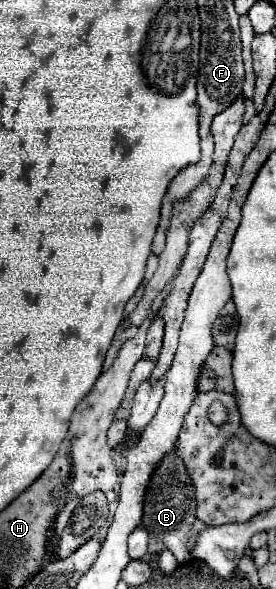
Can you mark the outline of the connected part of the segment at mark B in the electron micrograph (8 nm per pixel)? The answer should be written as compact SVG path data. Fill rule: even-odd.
M176 452L168 454L164 458L164 462L158 466L158 470L154 472L152 480L150 480L142 526L154 538L158 538L162 544L166 544L166 548L178 558L180 564L190 560L190 552L186 548L186 542L188 542L188 536L190 536L192 522L196 520L194 512L196 512L196 500L194 500L194 488L192 488L190 476L188 476L182 460L178 458L178 454Z

